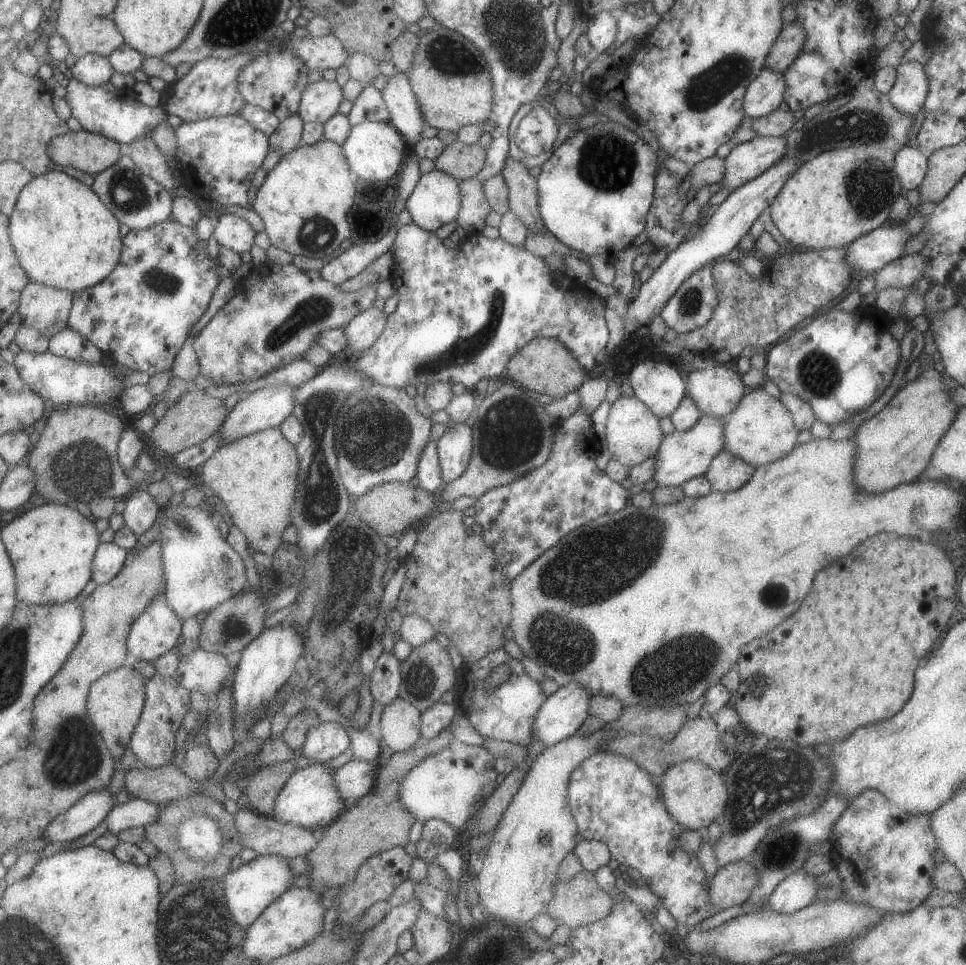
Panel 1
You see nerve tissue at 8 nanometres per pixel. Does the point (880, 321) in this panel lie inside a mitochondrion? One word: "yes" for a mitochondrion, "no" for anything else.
no

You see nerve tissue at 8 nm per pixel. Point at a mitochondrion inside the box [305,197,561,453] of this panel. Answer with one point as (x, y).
(466, 351)

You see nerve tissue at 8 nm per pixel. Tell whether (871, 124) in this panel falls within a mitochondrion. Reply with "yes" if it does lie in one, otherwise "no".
yes

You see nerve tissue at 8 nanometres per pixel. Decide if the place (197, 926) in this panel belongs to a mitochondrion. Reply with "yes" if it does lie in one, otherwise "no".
yes

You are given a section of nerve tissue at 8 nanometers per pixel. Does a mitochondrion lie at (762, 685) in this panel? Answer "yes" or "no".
yes

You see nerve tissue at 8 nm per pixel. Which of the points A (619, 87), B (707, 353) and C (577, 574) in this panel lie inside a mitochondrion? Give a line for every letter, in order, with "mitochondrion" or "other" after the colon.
A: other
B: other
C: mitochondrion

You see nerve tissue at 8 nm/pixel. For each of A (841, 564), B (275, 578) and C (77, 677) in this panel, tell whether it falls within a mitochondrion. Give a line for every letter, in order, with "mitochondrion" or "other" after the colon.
A: other
B: other
C: other

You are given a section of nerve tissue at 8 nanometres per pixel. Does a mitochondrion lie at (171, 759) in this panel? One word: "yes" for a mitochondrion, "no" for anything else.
no

